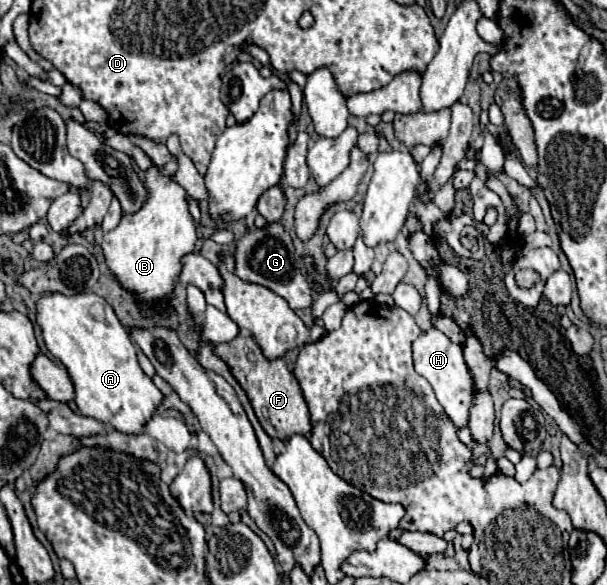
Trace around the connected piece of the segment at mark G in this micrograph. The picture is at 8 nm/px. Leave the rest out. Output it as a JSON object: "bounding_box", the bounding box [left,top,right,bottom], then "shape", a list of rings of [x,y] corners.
{"bounding_box":[234,224,314,310],"shape":[[[266,224],[262,230],[248,232],[244,238],[236,242],[234,254],[236,254],[236,274],[242,280],[270,288],[272,292],[282,296],[292,310],[312,308],[314,304],[312,288],[300,270],[300,258],[294,250],[294,244],[280,224]]]}

